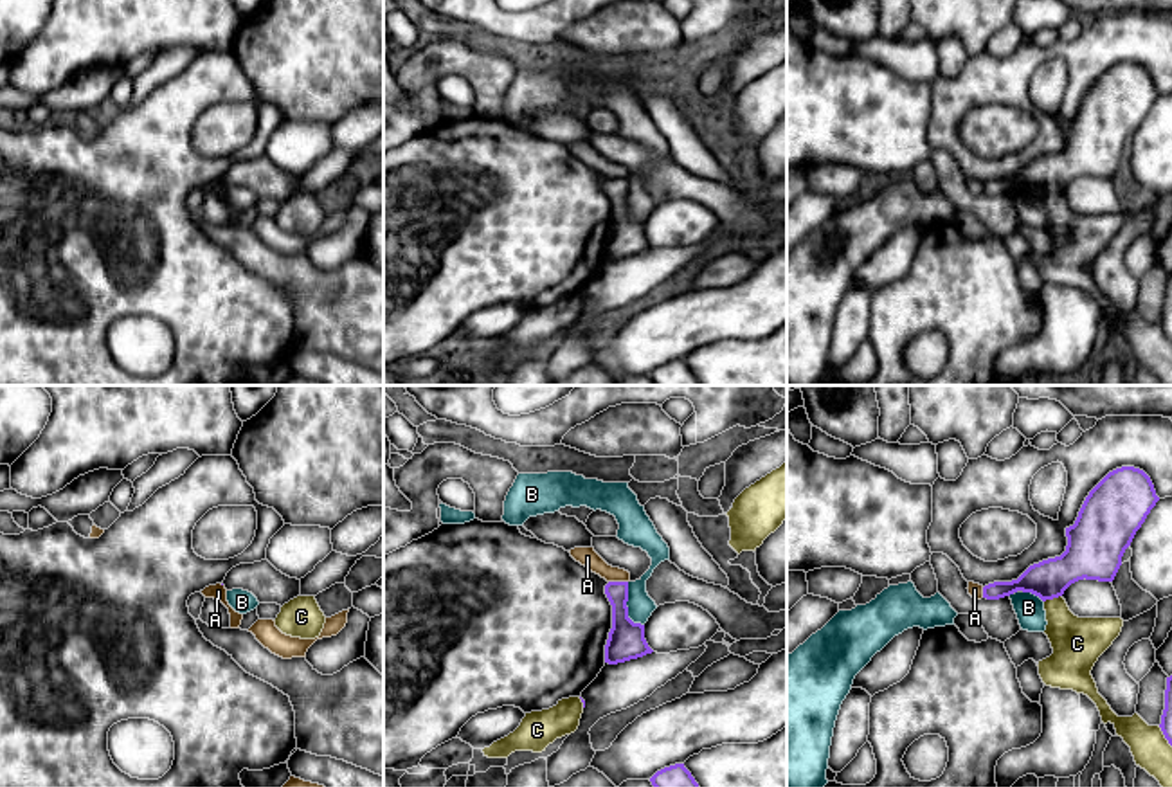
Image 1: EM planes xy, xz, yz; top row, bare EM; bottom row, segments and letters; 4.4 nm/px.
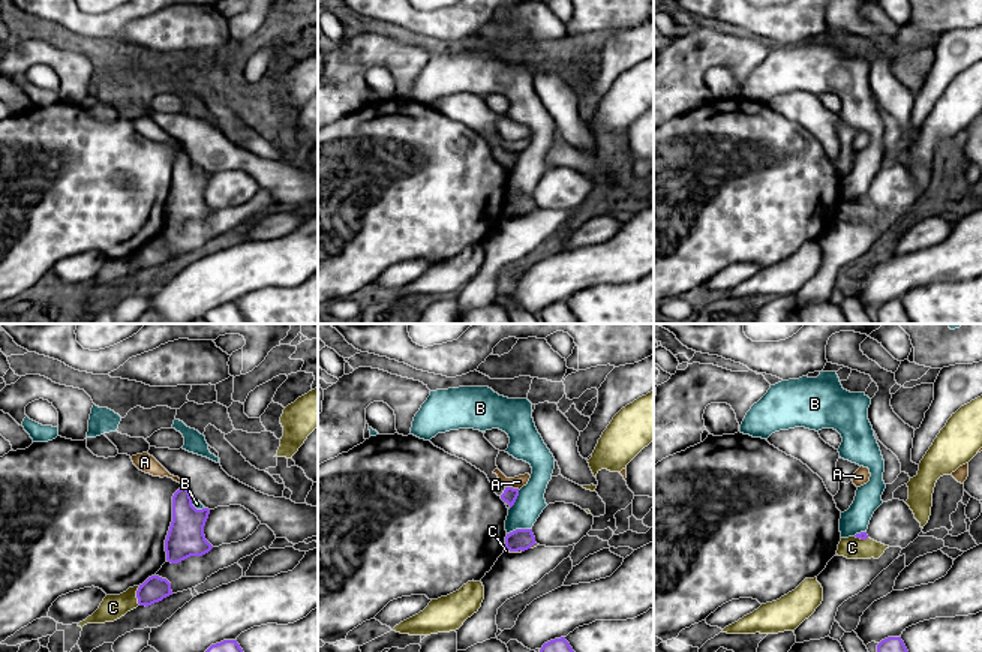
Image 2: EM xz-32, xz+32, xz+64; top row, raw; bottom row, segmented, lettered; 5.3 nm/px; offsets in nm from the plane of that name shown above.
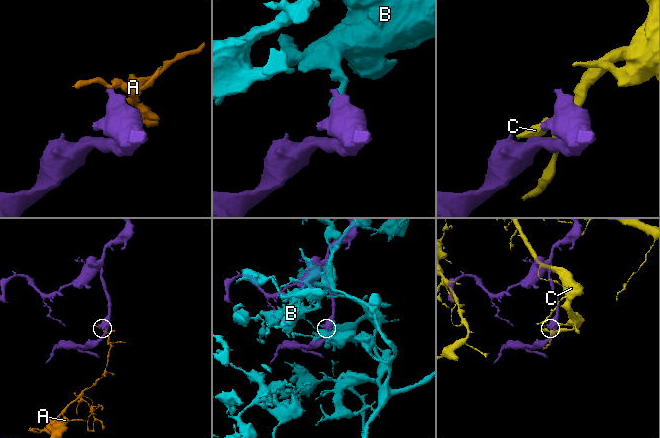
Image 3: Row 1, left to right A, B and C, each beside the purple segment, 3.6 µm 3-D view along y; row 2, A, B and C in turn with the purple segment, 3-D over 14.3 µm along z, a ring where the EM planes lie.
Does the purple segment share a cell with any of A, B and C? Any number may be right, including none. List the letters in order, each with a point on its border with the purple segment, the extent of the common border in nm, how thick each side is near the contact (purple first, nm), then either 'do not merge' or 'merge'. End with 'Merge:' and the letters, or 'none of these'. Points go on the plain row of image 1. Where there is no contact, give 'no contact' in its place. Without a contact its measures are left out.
A: xz (618, 179) | 90 nm | 150/90 nm | do not merge
B: xz (627, 204) | 220 nm | 160/110 nm | do not merge
C: yz (1052, 195) | 90 nm | 220/220 nm | do not merge
Merge: none of these

